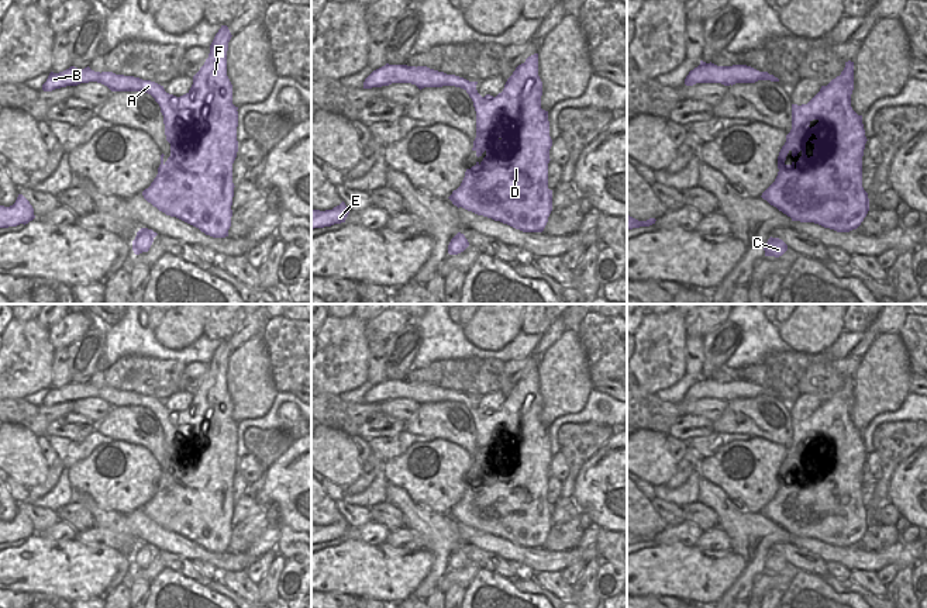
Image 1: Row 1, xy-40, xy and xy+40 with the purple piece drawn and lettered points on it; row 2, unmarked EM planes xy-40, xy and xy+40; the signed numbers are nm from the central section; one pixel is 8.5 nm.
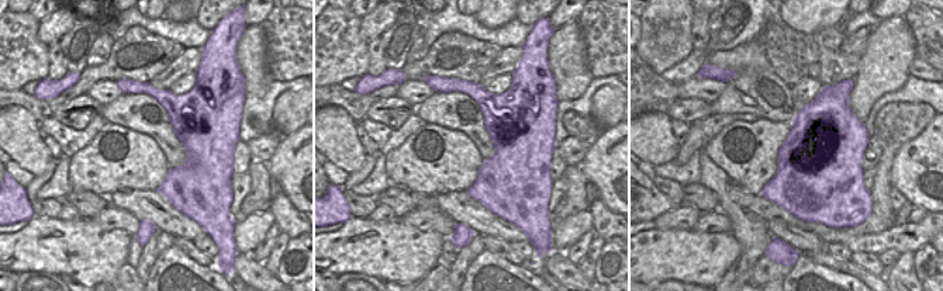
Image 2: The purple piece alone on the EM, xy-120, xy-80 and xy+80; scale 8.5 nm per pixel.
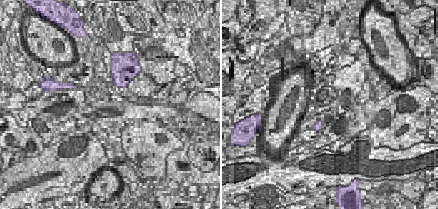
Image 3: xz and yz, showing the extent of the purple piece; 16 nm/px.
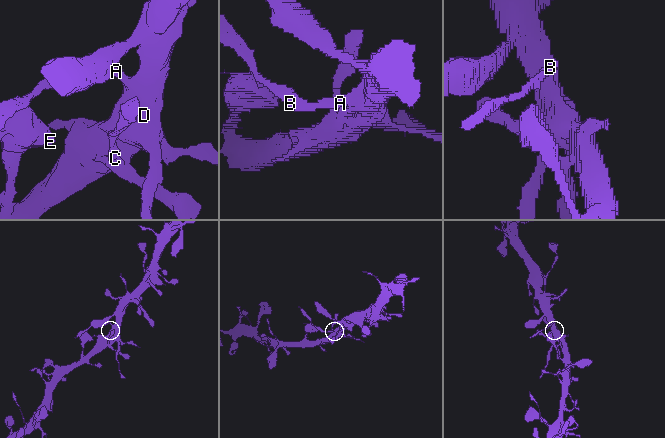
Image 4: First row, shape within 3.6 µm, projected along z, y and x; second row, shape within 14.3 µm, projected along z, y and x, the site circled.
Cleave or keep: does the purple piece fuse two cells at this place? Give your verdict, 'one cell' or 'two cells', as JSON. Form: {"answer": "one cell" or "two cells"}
{"answer": "two cells"}

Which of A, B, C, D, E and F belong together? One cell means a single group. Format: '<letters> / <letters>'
A C D E F / B

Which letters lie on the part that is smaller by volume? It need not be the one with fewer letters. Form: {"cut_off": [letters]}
{"cut_off": ["B"]}

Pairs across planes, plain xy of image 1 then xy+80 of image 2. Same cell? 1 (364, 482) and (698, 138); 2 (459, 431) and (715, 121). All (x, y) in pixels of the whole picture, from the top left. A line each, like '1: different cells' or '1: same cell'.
1: same cell
2: different cells

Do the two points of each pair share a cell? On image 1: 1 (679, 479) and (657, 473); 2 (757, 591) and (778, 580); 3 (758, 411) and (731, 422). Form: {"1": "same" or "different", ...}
{"1": "different", "2": "same", "3": "same"}

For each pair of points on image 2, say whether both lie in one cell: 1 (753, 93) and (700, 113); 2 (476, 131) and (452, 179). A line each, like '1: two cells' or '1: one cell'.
1: two cells
2: two cells

